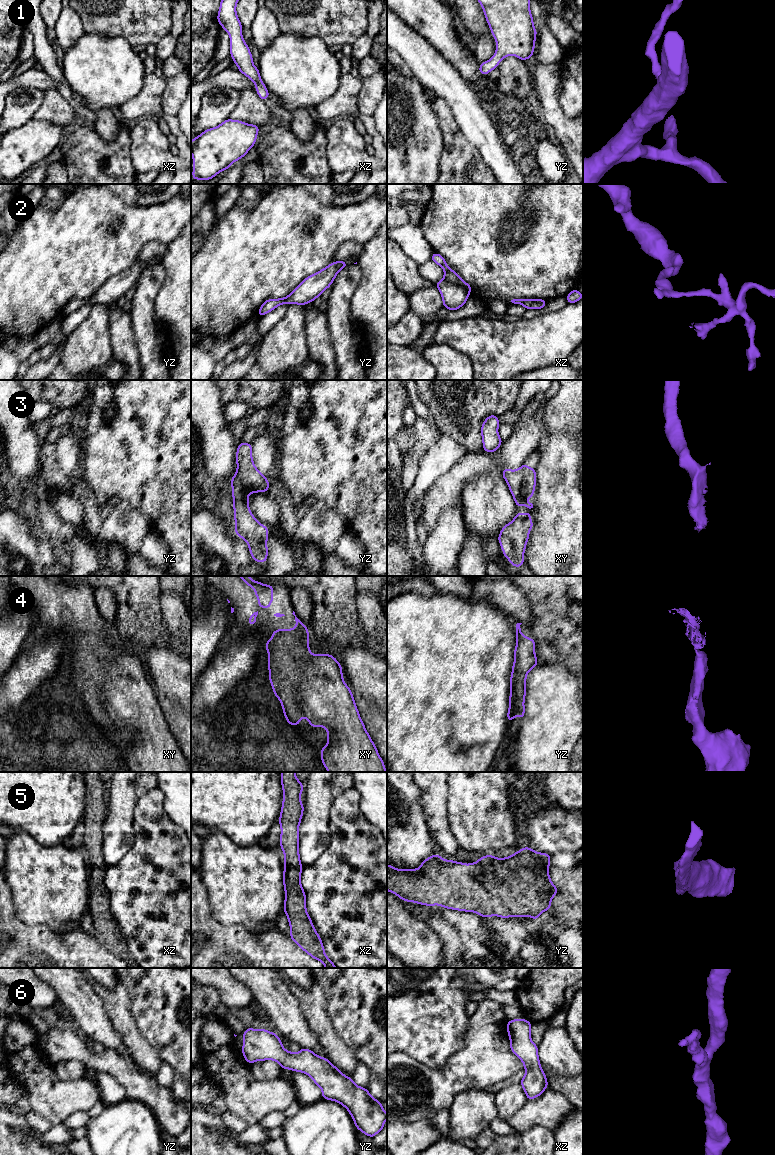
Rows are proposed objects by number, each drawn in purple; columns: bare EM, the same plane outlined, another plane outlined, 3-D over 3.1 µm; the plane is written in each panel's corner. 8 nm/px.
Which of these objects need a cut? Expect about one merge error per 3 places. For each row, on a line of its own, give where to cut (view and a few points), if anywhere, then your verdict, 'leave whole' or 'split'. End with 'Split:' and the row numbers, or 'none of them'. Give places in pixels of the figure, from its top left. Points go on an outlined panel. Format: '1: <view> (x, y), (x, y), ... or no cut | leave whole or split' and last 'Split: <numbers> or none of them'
1: no cut | leave whole
2: xz (444, 278), (463, 286), (469, 292) | split
3: no cut | leave whole
4: no cut | leave whole
5: no cut | leave whole
6: no cut | leave whole
Split: 2

